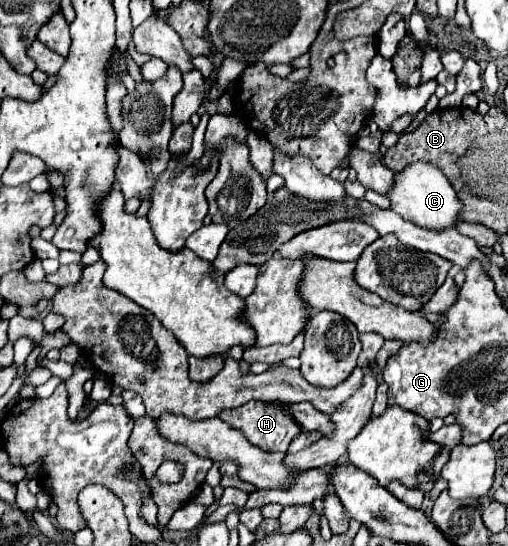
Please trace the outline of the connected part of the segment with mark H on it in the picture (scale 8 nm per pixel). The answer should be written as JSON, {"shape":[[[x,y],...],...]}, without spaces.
{"shape":[[[252,401],[252,403],[246,403],[246,405],[230,409],[230,411],[222,411],[218,417],[222,421],[226,421],[228,425],[236,427],[238,431],[242,431],[244,437],[252,445],[256,445],[256,447],[260,447],[264,451],[288,451],[290,441],[296,435],[302,433],[296,419],[292,419],[292,415],[288,415],[288,409],[284,407],[284,403],[278,403],[278,401],[272,401],[272,403]]]}

